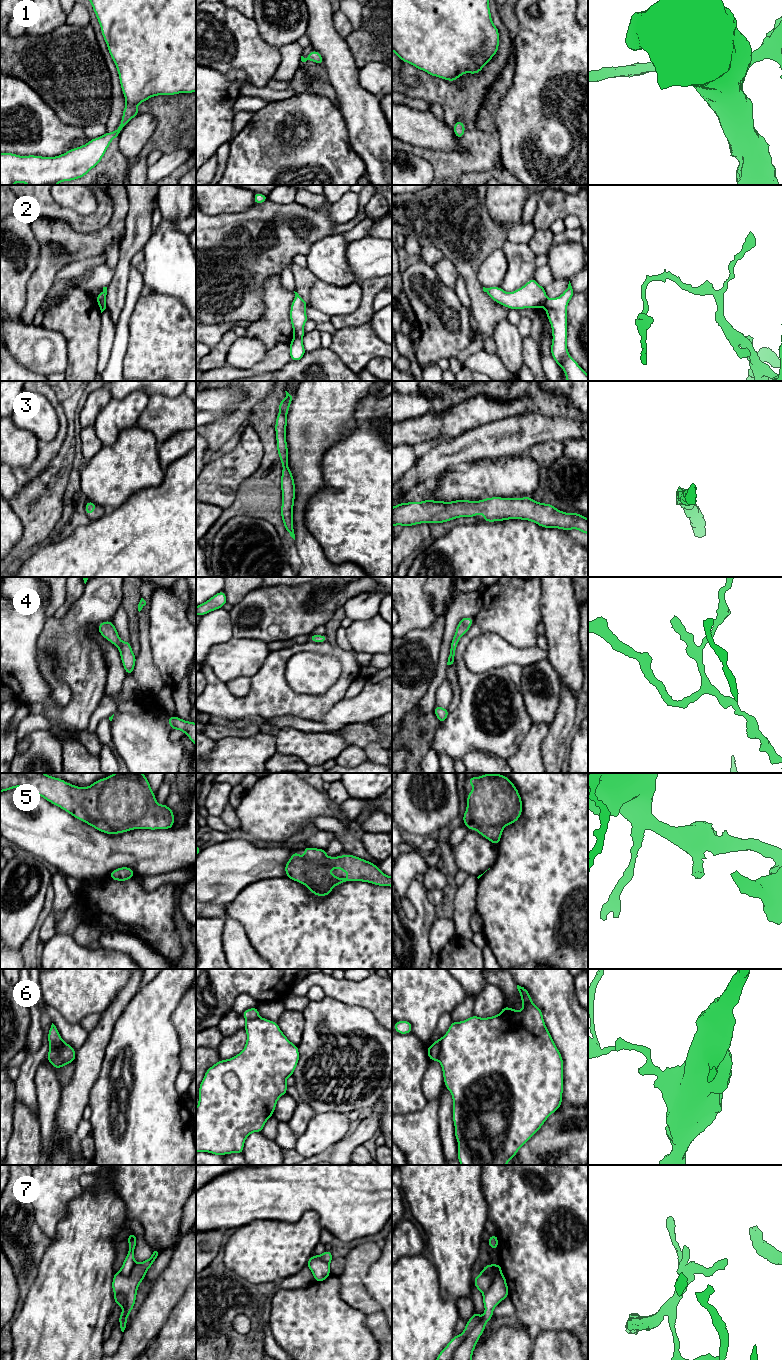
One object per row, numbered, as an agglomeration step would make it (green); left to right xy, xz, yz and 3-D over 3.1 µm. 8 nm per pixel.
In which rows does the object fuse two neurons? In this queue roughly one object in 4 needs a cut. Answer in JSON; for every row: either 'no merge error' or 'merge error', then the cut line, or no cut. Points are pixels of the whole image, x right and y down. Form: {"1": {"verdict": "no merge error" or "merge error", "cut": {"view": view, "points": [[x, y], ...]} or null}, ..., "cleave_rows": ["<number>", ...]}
{"1": {"verdict": "no merge error", "cut": null}, "2": {"verdict": "merge error", "cut": {"view": "yz", "points": [[547, 298], [543, 306]]}}, "3": {"verdict": "no merge error", "cut": null}, "4": {"verdict": "no merge error", "cut": null}, "5": {"verdict": "no merge error", "cut": null}, "6": {"verdict": "merge error", "cut": {"view": "yz", "points": [[442, 1038], [437, 1059]]}}, "7": {"verdict": "merge error", "cut": {"view": "yz", "points": [[482, 1318], [460, 1343], [451, 1359]]}}, "cleave_rows": ["2", "6", "7"]}

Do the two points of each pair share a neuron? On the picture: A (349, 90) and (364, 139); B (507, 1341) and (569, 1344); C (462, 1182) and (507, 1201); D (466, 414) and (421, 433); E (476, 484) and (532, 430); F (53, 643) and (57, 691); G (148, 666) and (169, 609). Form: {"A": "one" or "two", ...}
{"A": "one", "B": "one", "C": "two", "D": "one", "E": "two", "F": "two", "G": "two"}

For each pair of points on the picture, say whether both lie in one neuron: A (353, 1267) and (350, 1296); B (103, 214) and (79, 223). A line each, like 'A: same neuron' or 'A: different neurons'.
A: same neuron
B: same neuron

